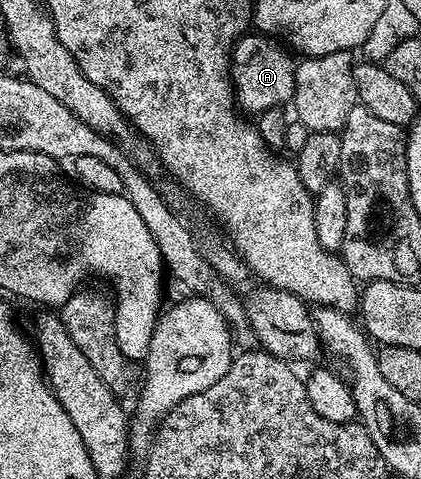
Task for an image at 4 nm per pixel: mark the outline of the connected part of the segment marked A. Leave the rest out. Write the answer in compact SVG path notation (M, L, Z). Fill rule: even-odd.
M244 33L236 41L235 49L231 52L231 81L235 85L238 106L244 112L258 113L290 104L295 97L295 68L297 66L296 60L294 58L291 60L292 52L266 34L251 34Z

